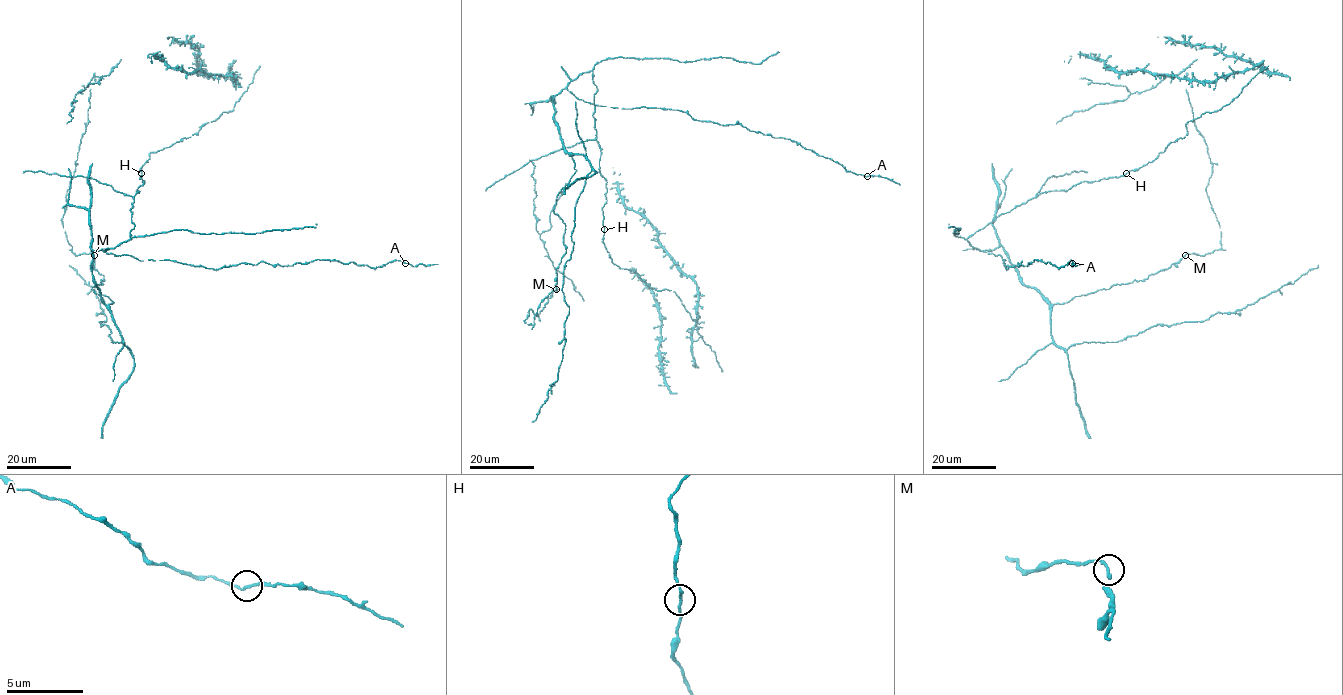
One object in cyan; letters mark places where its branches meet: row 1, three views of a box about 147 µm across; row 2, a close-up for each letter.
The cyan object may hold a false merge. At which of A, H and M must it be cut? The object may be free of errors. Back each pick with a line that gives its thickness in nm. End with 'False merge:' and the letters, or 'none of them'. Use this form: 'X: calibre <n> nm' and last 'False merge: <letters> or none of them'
False merge: none of them

